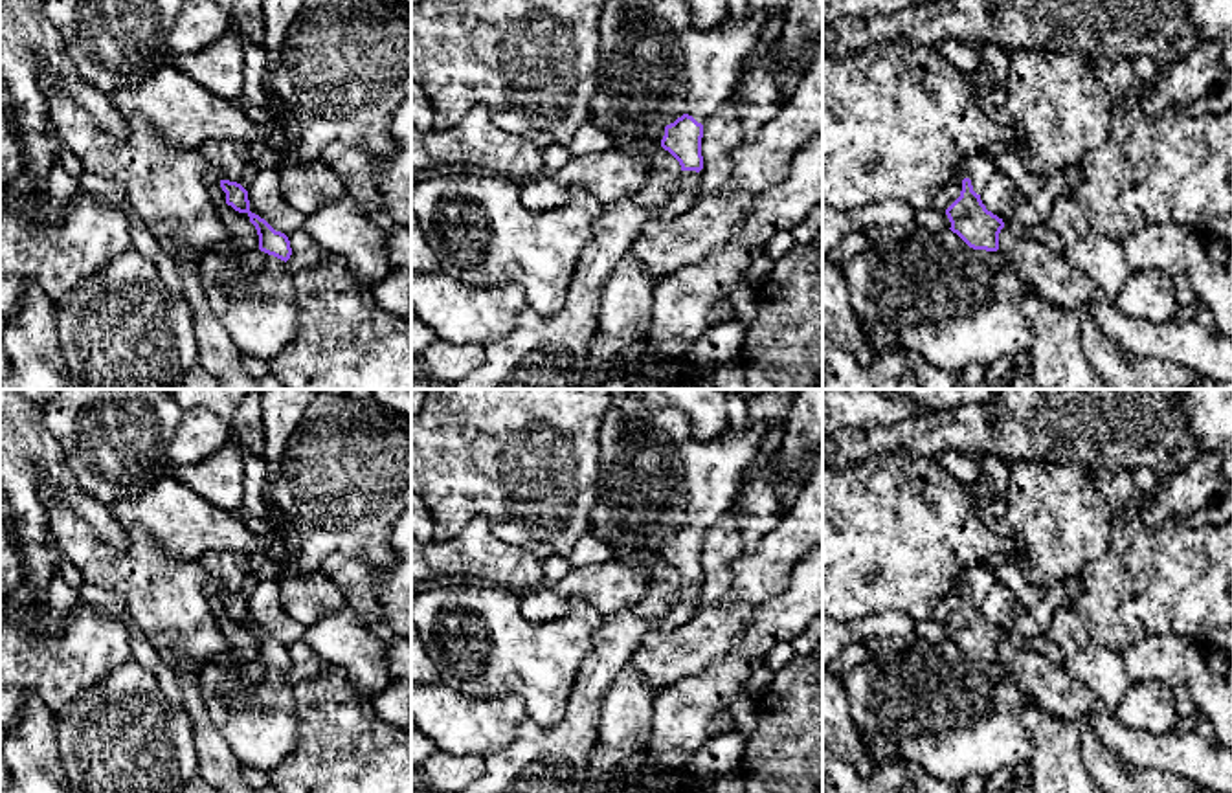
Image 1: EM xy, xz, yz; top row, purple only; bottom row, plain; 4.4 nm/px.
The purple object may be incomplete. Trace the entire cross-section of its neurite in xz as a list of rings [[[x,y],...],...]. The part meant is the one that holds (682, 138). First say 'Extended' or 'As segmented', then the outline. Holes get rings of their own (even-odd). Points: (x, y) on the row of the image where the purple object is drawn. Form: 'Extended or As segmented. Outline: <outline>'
Extended. Outline: [[[747,0],[742,22],[727,15],[711,28],[681,33],[689,95],[685,114],[665,127],[661,140],[661,147],[681,165],[676,193],[661,207],[632,198],[606,204],[578,253],[564,307],[554,316],[542,316],[527,305],[503,338],[483,345],[483,363],[472,374],[441,389],[584,389],[588,345],[599,325],[600,296],[610,275],[654,215],[678,217],[692,206],[703,169],[703,123],[733,95],[740,62],[769,17],[788,2]]]

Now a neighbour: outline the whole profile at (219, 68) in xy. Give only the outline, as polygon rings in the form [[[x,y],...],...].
[[[231,28],[213,44],[173,57],[171,62],[213,95],[237,101],[242,94],[244,51],[239,33]]]

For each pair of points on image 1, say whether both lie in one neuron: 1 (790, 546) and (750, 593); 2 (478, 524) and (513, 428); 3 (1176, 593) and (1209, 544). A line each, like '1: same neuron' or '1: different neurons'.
1: same neuron
2: different neurons
3: same neuron

